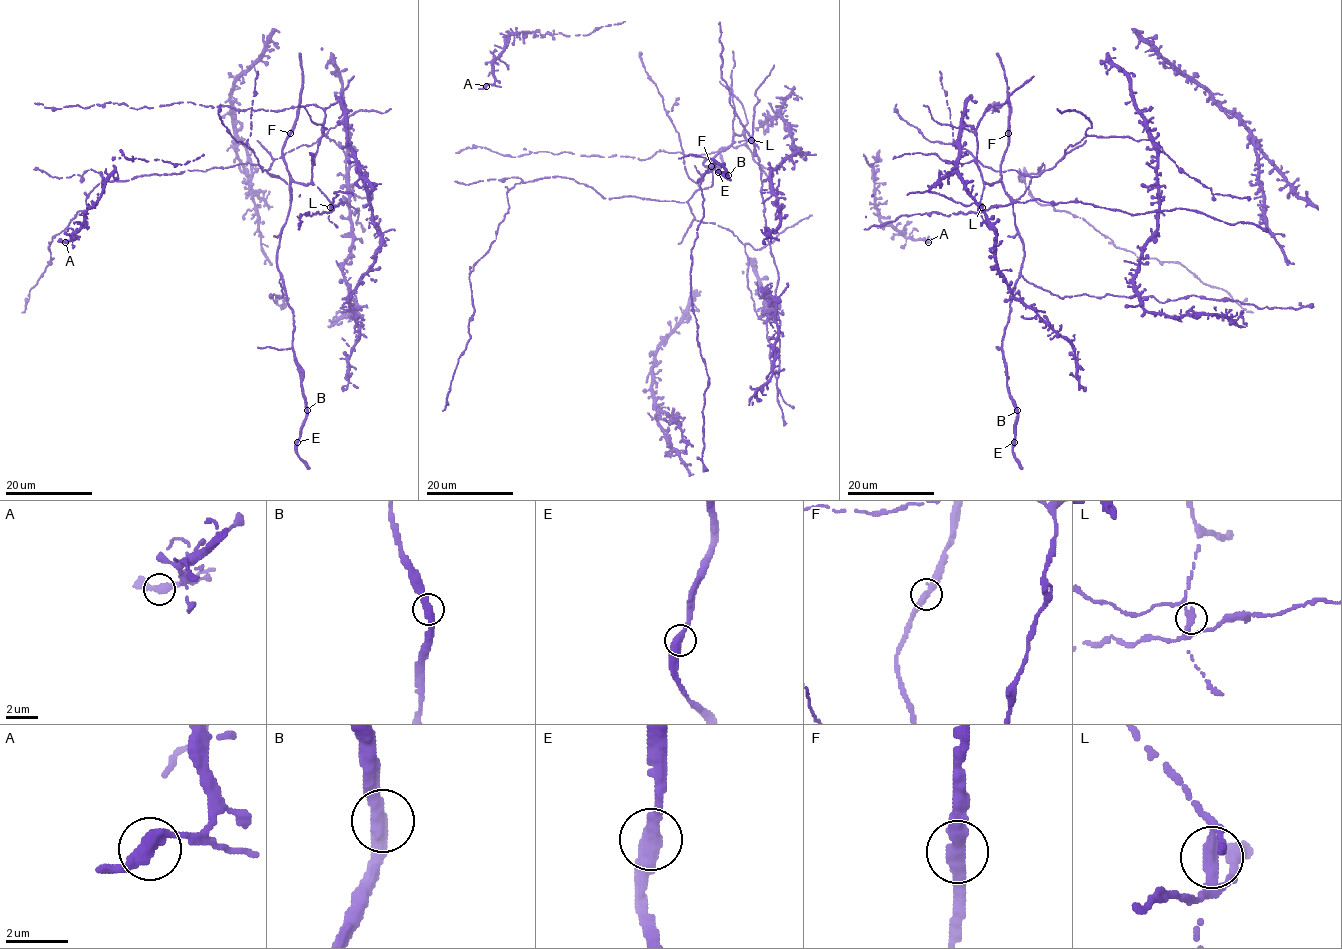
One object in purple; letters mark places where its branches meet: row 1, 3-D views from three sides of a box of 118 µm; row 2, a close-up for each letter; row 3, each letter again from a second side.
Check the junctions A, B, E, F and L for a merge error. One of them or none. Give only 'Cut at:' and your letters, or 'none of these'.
Cut at: L

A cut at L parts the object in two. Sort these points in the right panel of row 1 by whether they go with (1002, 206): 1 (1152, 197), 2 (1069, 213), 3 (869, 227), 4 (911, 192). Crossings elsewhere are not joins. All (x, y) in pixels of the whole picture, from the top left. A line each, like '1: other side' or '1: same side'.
1: other side
2: other side
3: same side
4: other side

